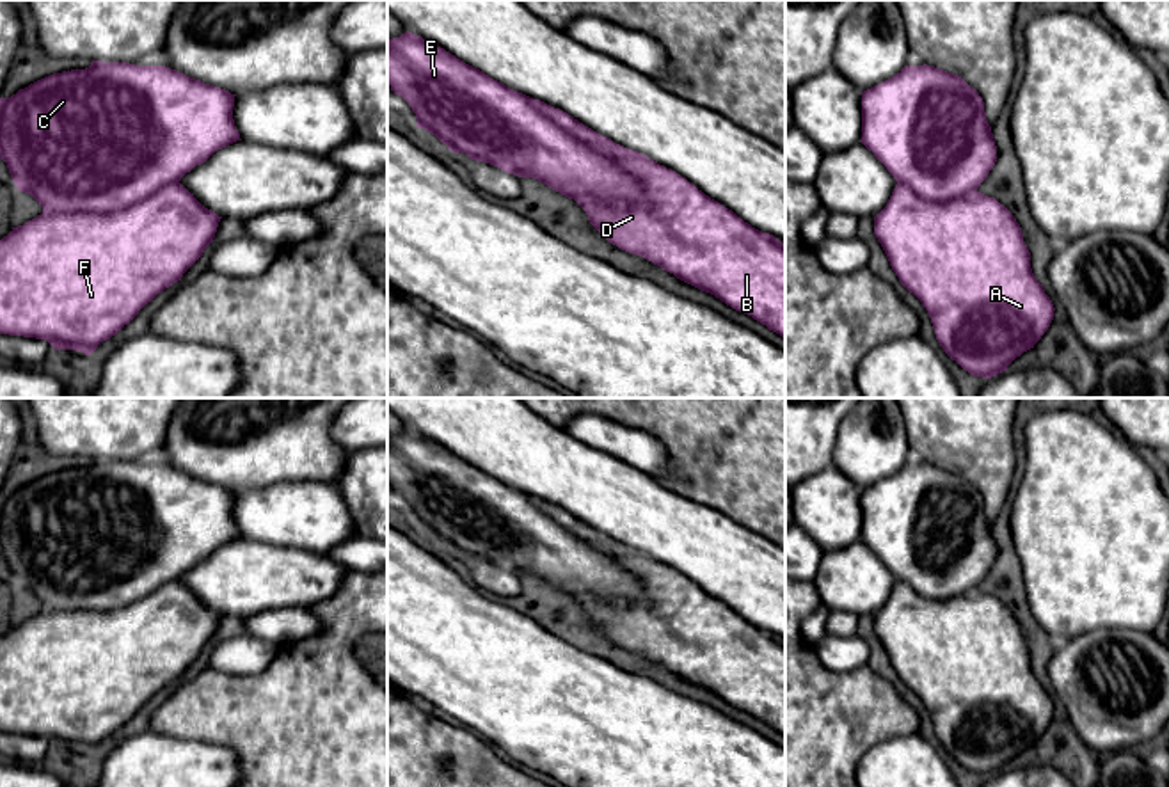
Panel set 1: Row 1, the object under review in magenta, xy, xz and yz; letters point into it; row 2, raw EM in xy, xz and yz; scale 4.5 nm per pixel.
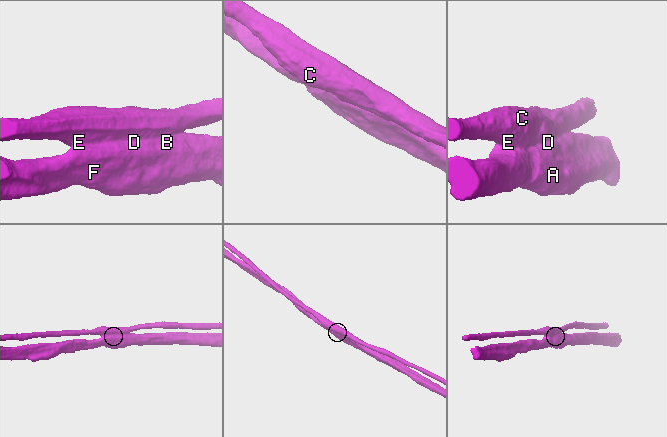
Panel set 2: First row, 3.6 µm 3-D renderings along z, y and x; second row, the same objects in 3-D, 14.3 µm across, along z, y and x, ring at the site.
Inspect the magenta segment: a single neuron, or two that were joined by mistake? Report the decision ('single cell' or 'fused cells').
fused cells

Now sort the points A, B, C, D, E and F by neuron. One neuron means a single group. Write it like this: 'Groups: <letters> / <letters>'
Groups: A B D F / C E

